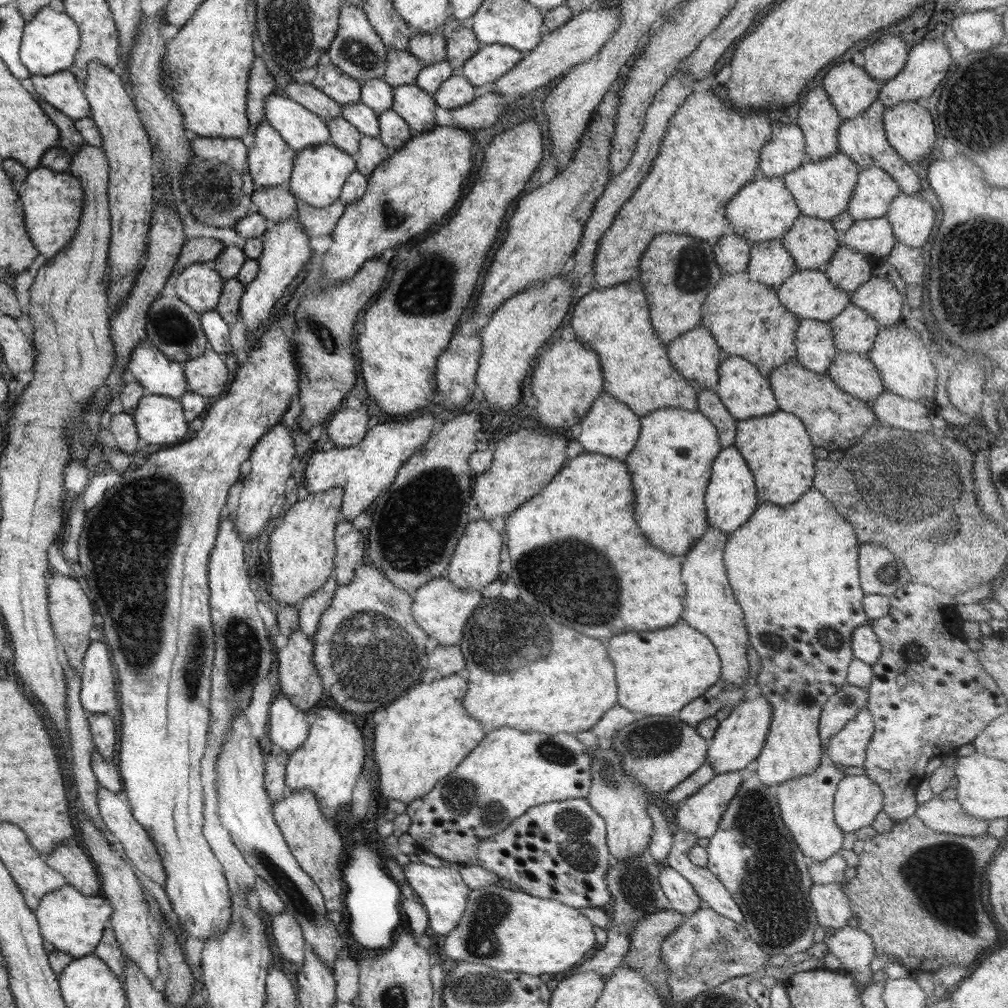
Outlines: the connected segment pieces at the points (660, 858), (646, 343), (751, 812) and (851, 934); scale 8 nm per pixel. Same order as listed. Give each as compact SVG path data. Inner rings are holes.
M650 803L647 806L647 813L652 819L654 828L647 849L656 862L664 864L673 843L672 835L674 833L670 831L670 825L668 825L662 811L656 807L655 803Z
M626 283L610 288L595 288L588 293L579 294L579 300L573 305L572 316L567 325L572 326L574 340L587 344L598 355L603 370L603 392L623 402L634 415L640 417L659 409L697 410L697 390L693 382L686 380L672 365L667 355L667 345L664 344L653 329L646 295L643 286L633 286Z
M752 772L750 778L743 780L738 787L738 792L722 814L719 828L714 836L709 838L705 849L709 856L707 867L720 879L742 910L742 924L750 933L750 938L765 950L764 955L768 957L780 954L790 957L796 953L804 953L814 944L814 932L819 924L809 894L813 885L813 878L809 874L810 860L804 856L781 817L775 787L764 784L759 776Z
M850 926L827 931L823 940L828 953L833 954L852 978L860 995L872 981L870 964L874 957L874 943L859 928Z

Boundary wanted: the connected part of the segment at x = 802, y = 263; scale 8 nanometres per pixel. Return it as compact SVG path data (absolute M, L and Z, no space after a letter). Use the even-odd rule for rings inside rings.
M804 215L794 221L781 241L788 254L794 259L798 271L824 268L840 247L839 232L832 227L830 219L823 220L822 218L806 217Z

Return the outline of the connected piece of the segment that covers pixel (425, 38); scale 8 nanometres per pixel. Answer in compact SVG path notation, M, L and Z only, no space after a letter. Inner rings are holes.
M441 29L432 34L415 33L410 39L408 52L413 54L424 66L442 62L446 59L446 39Z

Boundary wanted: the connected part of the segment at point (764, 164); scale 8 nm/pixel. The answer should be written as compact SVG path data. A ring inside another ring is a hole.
M786 122L782 123L780 134L760 149L758 173L770 178L783 177L810 160L805 151L802 129Z

